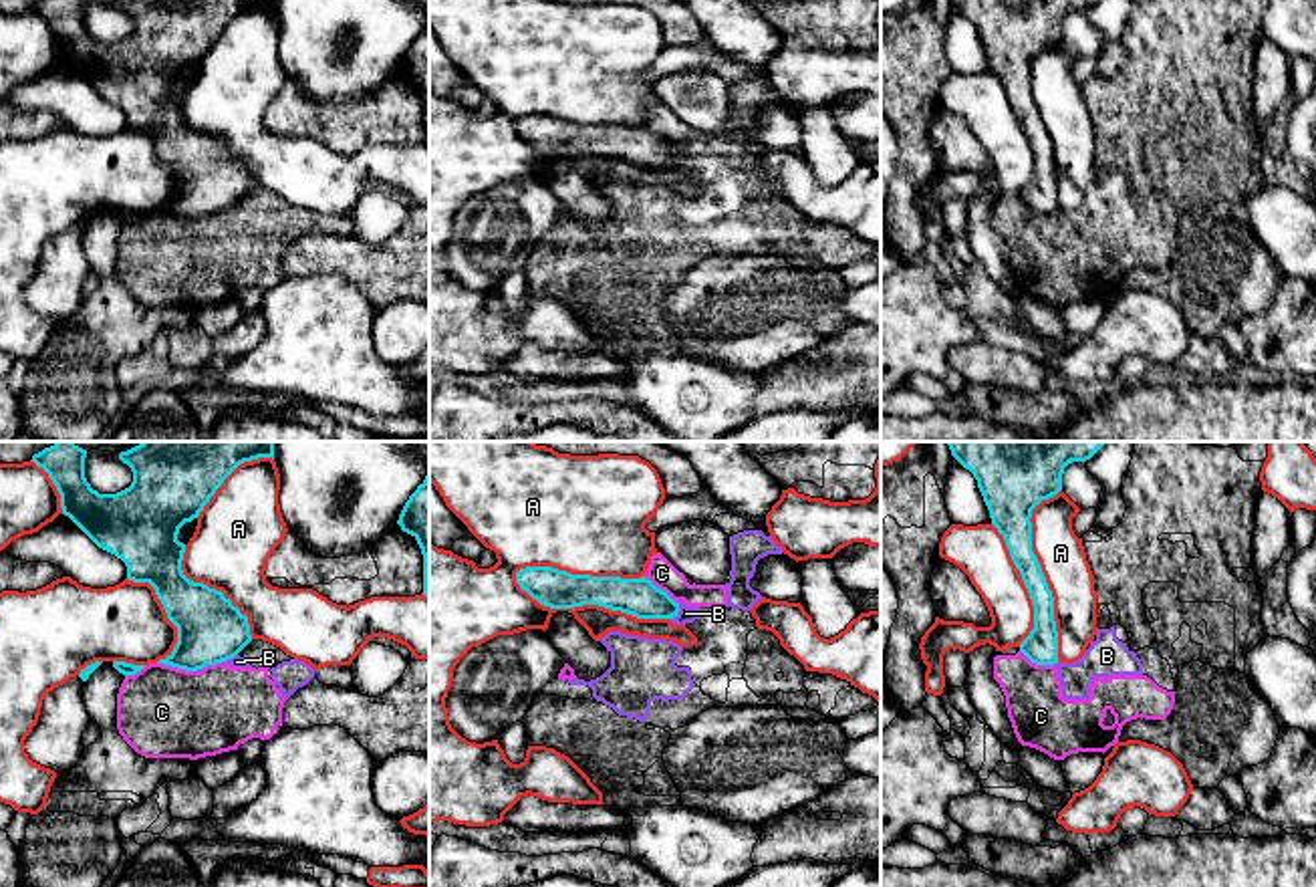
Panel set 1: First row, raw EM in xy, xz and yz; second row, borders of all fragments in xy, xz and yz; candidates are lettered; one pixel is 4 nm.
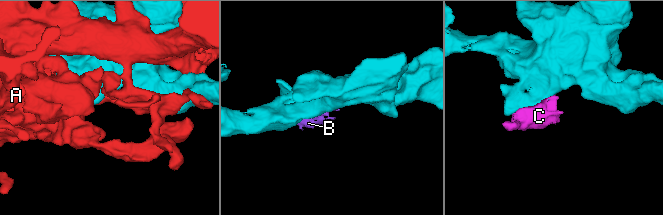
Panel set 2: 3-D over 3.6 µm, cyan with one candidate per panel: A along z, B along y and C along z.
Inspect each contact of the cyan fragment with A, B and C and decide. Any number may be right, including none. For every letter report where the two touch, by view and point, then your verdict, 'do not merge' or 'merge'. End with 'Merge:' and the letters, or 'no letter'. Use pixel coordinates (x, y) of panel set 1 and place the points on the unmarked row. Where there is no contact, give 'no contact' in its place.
A: contact xz (587, 152); do not merge
B: contact xz (678, 160); do not merge
C: contact xy (178, 216); do not merge
Merge: no letter

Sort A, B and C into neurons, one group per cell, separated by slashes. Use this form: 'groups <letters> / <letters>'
groups A / B C

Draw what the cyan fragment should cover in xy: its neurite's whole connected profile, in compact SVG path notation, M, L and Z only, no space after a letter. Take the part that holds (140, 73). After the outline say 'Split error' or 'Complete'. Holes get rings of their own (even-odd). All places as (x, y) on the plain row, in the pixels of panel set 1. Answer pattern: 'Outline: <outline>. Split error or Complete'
Outline: M38 0L32 10L42 16L60 42L62 62L69 65L99 97L115 103L127 115L127 127L133 131L149 131L161 149L167 167L177 175L177 192L173 200L157 212L185 220L198 220L236 206L250 189L248 165L224 145L222 139L204 131L189 129L181 119L185 93L177 89L179 77L200 65L204 54L224 32L224 28L244 10L272 6L274 0L121 0L119 8L133 20L129 36L117 42L99 42L85 26L87 0Z. Complete

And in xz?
Outline: M526 115L516 121L516 131L550 157L599 153L637 167L673 167L679 161L679 151L645 125L590 125L552 115Z. Complete

